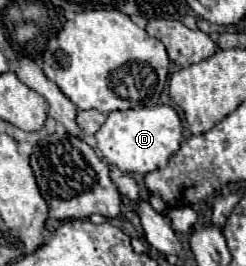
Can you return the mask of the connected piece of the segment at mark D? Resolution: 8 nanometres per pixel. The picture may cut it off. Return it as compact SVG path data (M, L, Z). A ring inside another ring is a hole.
M151 106L137 110L117 110L111 112L105 124L97 130L97 150L109 166L119 168L121 172L147 174L159 168L165 168L169 158L179 150L183 140L183 126L177 112L167 106Z

